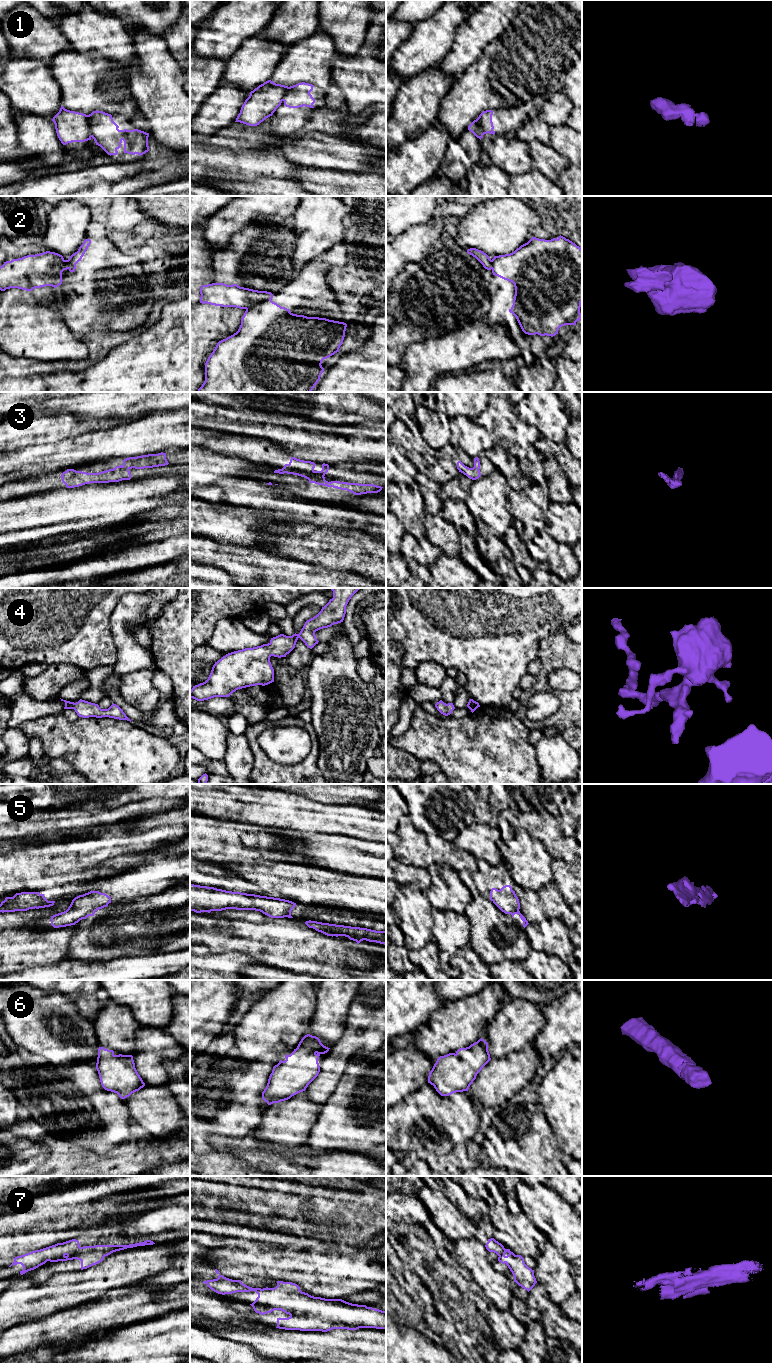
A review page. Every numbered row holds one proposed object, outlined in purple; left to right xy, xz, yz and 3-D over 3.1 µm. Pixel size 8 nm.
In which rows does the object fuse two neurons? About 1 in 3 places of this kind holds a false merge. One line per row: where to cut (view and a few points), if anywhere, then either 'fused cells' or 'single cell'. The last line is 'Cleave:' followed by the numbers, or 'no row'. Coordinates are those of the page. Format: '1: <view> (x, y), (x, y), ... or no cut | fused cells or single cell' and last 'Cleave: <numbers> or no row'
1: xy (87, 115), (91, 136) | fused cells
2: xz (270, 299), (252, 304), (246, 309) | fused cells
3: no cut | single cell
4: no cut | single cell
5: yz (518, 910), (513, 910), (510, 913) | fused cells
6: no cut | single cell
7: xy (64, 1255), (57, 1256), (50, 1261) | fused cells
Cleave: 1, 2, 5, 7

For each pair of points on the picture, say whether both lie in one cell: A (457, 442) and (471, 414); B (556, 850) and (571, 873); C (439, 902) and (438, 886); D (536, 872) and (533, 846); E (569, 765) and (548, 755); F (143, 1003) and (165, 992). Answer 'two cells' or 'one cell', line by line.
A: two cells
B: two cells
C: one cell
D: one cell
E: one cell
F: one cell

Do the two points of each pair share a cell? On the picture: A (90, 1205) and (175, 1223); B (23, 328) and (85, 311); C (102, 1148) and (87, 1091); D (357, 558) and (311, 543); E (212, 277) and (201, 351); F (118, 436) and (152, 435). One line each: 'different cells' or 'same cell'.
A: different cells
B: different cells
C: same cell
D: same cell
E: same cell
F: same cell

